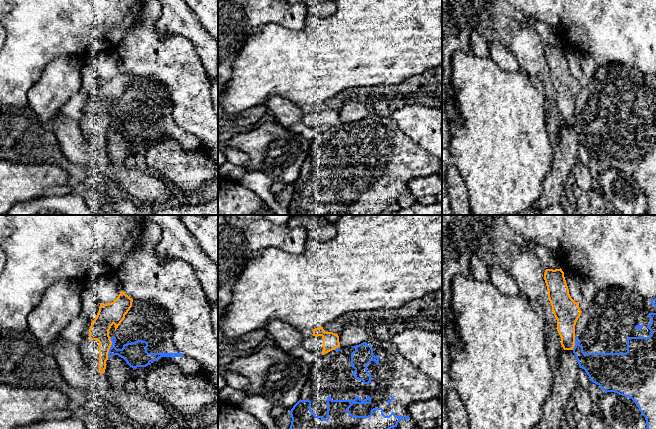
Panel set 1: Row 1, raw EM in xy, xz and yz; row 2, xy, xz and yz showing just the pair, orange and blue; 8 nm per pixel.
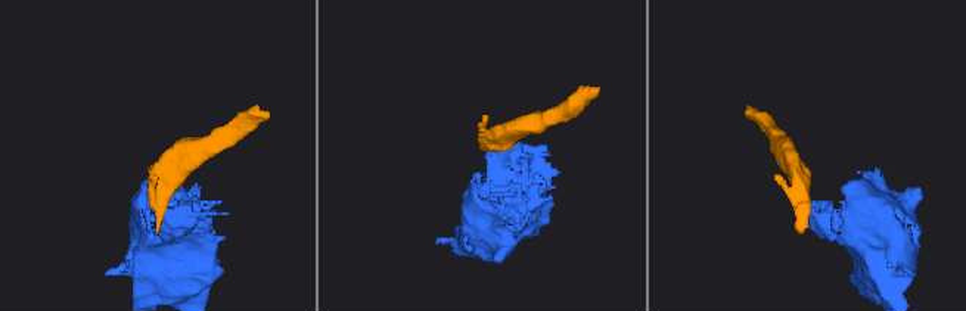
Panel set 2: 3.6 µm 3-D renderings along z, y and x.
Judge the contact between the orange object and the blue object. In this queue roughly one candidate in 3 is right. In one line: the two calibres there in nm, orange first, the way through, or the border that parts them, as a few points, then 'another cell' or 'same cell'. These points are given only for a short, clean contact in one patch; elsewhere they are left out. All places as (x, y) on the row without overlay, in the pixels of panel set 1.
160 nm thick on the orange side, 190 nm on the other; another cell

